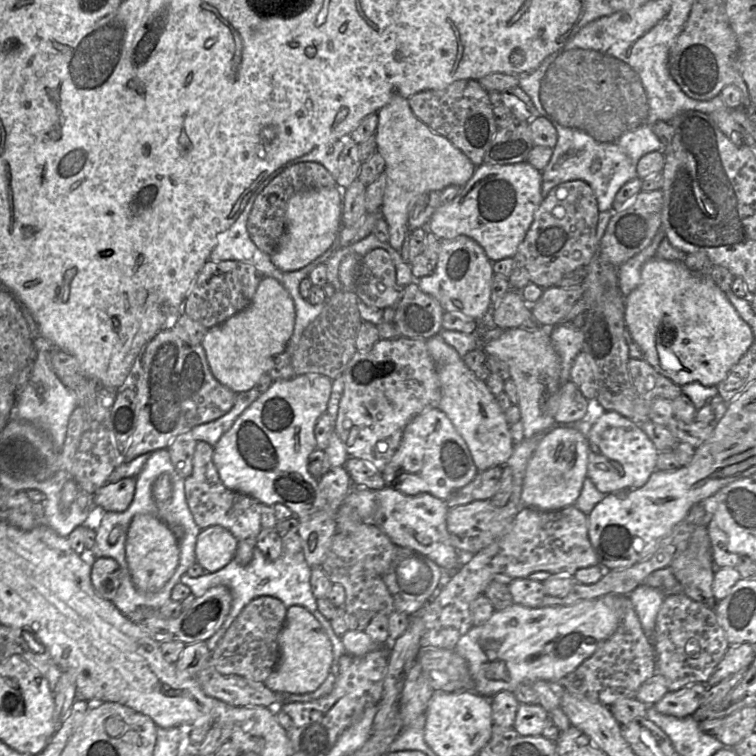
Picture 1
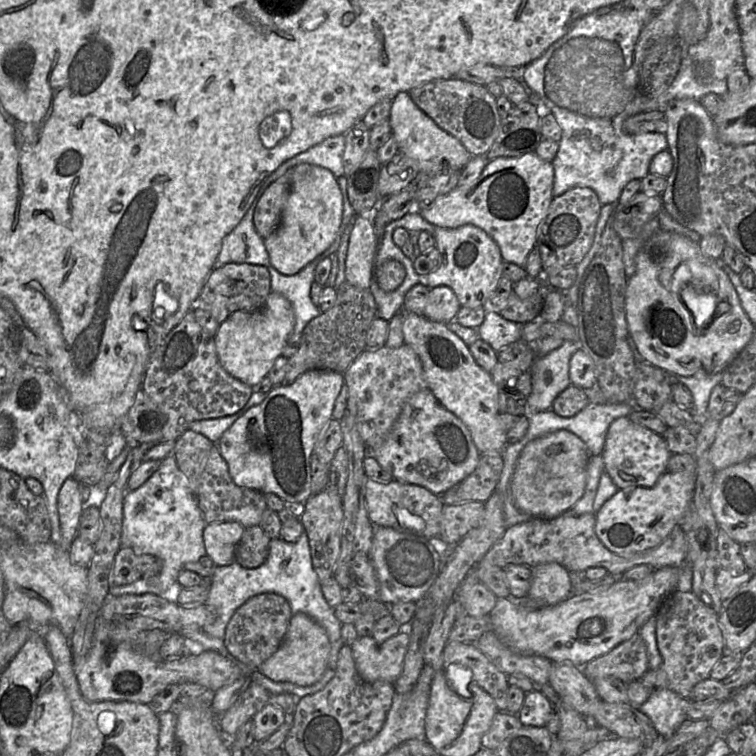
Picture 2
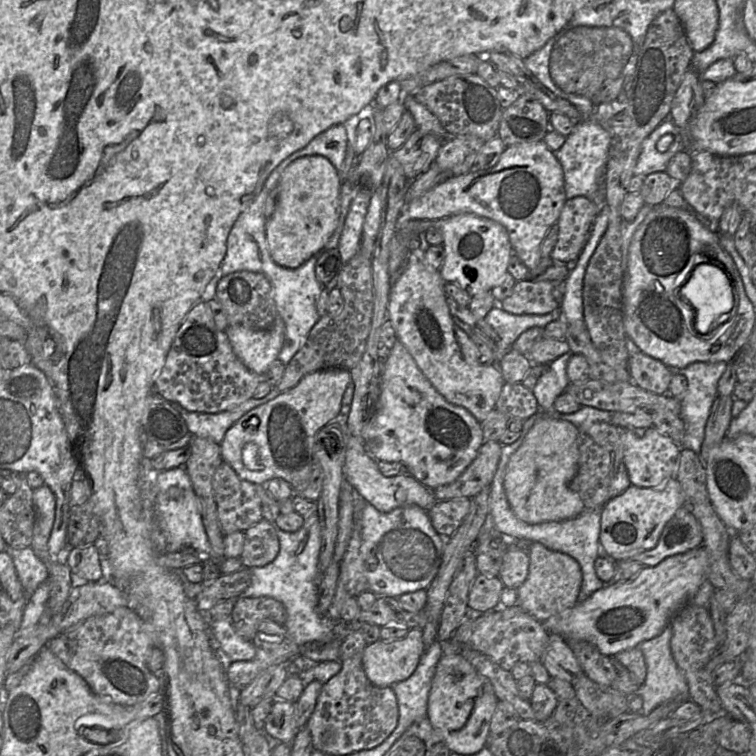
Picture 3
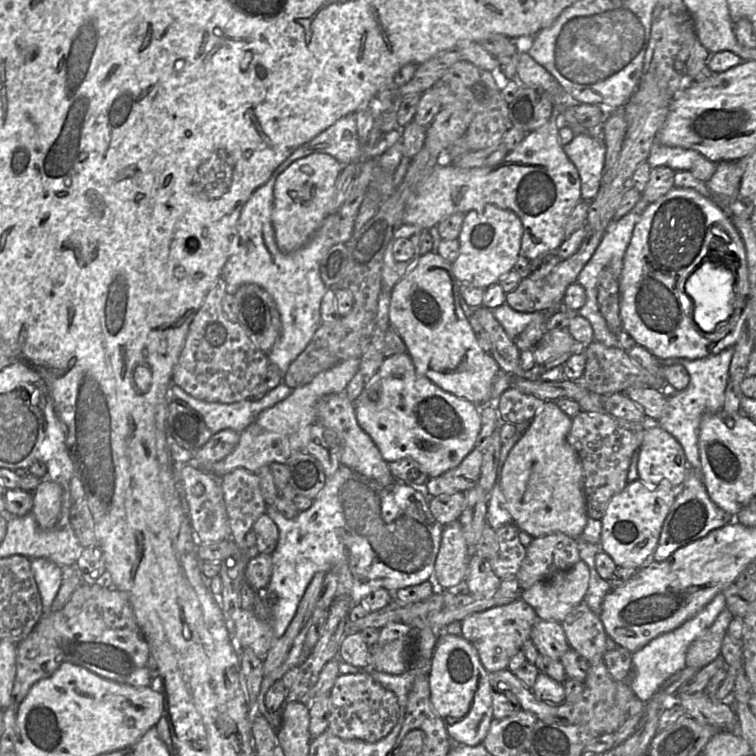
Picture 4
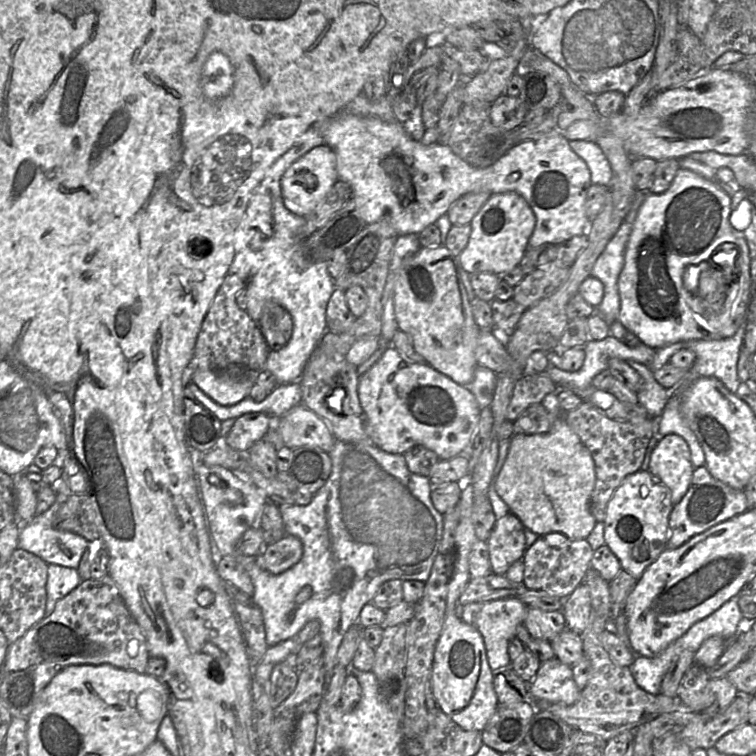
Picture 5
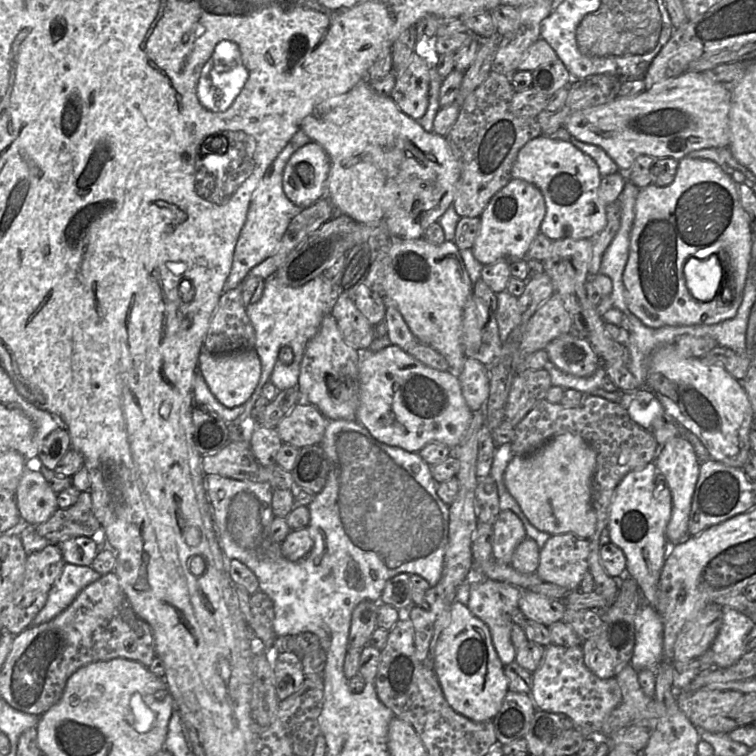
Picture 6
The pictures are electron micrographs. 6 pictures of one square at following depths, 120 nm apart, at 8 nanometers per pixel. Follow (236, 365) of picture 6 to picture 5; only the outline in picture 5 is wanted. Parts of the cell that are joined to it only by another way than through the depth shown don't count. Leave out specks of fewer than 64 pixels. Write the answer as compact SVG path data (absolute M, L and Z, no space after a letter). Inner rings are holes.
M195 370L192 382L216 403L223 406L237 404L249 397L255 381L255 372L211 372Z

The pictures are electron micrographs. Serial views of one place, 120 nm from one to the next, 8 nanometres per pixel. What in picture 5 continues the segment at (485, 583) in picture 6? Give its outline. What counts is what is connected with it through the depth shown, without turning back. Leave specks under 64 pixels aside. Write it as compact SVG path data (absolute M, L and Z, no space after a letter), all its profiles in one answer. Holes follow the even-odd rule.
M503 598L486 602L474 602L461 606L461 620L473 626L482 635L489 666L492 671L511 665L508 654L510 641L517 636L517 628L524 623L527 609L517 598Z

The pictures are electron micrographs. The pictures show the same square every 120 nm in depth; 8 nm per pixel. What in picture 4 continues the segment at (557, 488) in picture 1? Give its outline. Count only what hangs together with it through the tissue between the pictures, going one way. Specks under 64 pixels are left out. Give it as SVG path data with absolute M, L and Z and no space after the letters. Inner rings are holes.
M546 401L531 420L529 428L510 450L501 474L501 491L505 508L520 531L533 538L552 533L563 533L571 538L579 538L583 533L588 516L584 497L583 468L575 448L568 442L572 419L556 404Z

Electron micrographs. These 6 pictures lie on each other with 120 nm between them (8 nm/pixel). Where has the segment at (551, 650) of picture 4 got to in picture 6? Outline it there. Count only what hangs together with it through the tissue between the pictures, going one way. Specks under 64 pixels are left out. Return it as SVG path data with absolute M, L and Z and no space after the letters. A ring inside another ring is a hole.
M530 590L521 591L518 608L525 618L543 624L546 627L556 621L562 621L566 609L562 601Z

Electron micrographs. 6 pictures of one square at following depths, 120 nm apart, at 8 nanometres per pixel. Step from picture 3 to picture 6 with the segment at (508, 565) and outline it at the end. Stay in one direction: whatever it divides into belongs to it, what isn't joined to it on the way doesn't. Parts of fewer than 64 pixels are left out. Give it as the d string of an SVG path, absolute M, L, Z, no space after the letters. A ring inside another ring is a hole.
M500 510L493 524L493 559L504 565L511 565L516 547L526 537L521 519L511 510Z

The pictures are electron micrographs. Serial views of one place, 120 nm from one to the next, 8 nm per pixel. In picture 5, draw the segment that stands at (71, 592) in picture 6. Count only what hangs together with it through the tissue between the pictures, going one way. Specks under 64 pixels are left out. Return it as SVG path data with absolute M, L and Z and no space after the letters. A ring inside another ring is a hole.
M49 564L46 583L47 602L45 616L51 614L58 601L74 590L81 582L82 579L77 569Z

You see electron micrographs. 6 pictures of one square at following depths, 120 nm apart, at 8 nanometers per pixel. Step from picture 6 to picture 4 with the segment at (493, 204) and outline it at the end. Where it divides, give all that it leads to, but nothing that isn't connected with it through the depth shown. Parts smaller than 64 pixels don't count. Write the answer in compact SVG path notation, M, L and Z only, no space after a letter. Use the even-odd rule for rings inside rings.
M488 204L480 210L465 214L458 236L459 255L452 263L455 277L463 284L487 289L511 270L521 253L524 228L520 218L511 210Z

